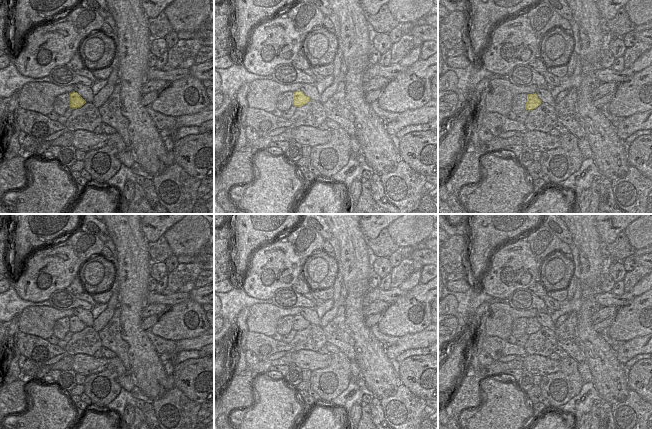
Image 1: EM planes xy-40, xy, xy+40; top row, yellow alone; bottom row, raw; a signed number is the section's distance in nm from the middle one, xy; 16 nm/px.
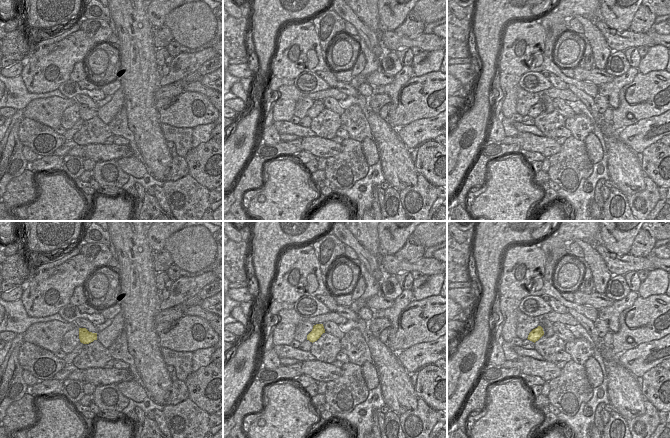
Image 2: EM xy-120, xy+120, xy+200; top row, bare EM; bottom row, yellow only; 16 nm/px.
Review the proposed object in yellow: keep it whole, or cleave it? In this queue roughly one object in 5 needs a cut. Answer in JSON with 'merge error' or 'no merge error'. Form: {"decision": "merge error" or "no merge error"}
{"decision": "no merge error"}

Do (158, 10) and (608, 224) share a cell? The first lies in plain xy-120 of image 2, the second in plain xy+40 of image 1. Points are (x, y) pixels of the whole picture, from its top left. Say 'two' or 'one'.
one

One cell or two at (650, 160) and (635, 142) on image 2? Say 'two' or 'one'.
two

